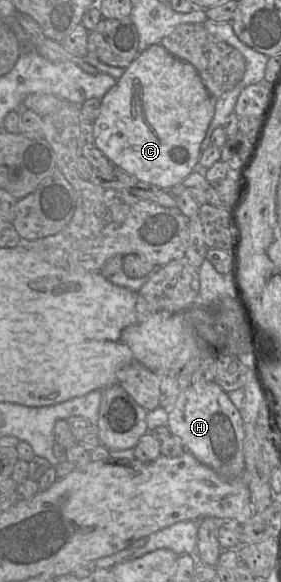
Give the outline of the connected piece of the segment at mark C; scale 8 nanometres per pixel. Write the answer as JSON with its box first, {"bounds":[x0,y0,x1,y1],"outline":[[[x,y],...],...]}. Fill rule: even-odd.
{"bounds":[93,43,216,190],"outline":[[[161,43],[151,45],[144,51],[139,52],[134,61],[125,69],[122,77],[117,80],[116,84],[101,99],[100,113],[93,123],[94,145],[100,149],[117,168],[136,178],[138,181],[162,190],[169,190],[181,184],[188,175],[196,170],[196,165],[200,157],[200,146],[214,116],[215,102],[216,99],[208,93],[201,78],[191,64],[171,55]]]}

